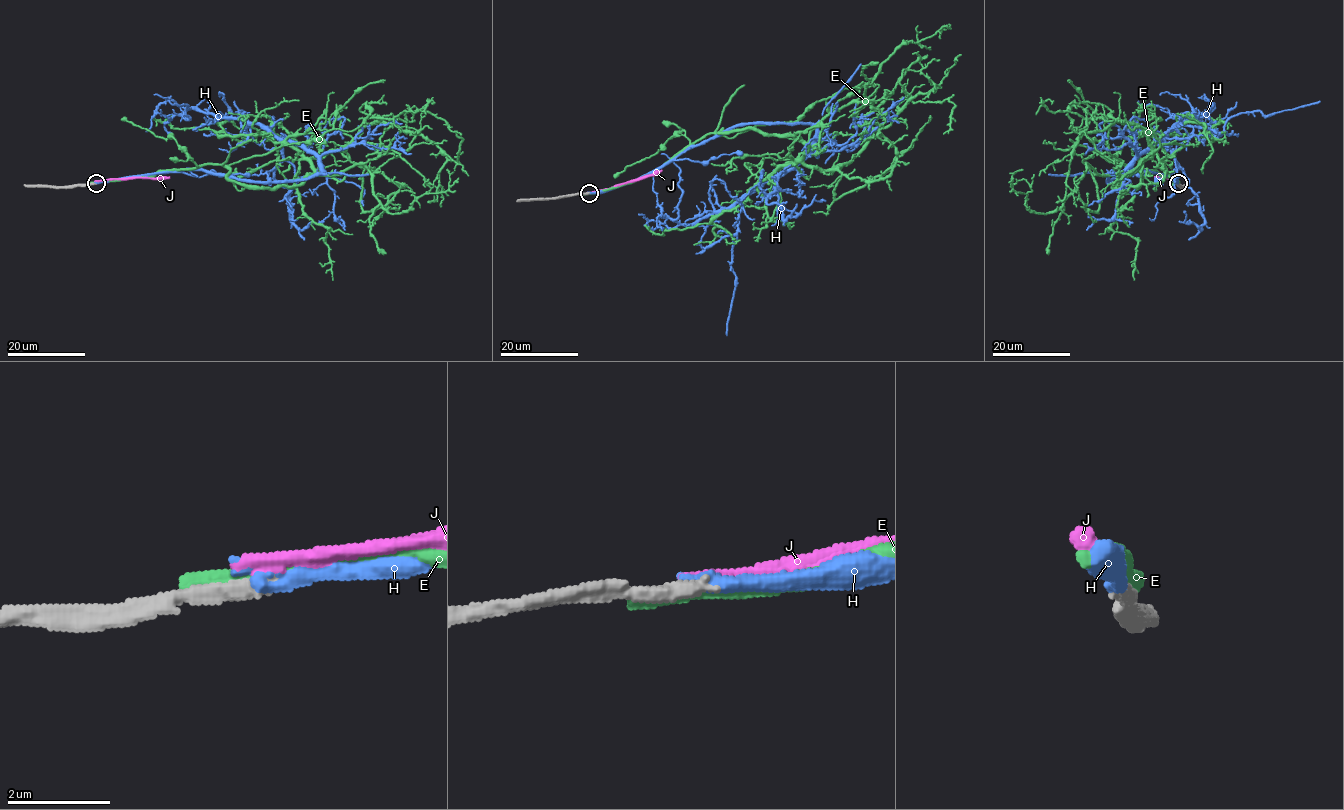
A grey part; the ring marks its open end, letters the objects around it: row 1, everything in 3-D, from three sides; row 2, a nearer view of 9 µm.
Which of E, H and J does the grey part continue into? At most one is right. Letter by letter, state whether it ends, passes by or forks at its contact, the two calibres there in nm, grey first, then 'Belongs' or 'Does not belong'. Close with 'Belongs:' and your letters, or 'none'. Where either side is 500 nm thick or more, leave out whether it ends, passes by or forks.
E: It ends there. Thickness 420 nm (grey) against 360 nm. Does not belong
H: It ends there. Thickness 340 nm (grey) against 320 nm. Belongs
J: It ends there. Thickness 320 nm (grey) against 280 nm. Does not belong
Belongs: H

